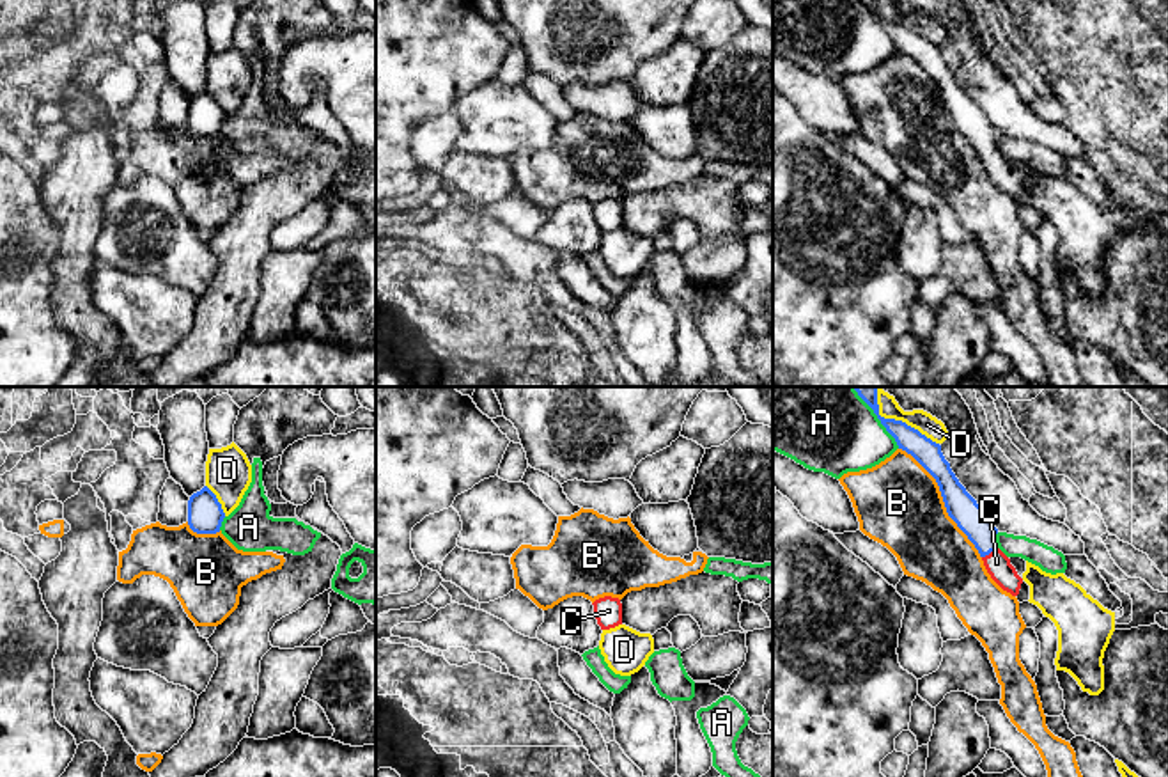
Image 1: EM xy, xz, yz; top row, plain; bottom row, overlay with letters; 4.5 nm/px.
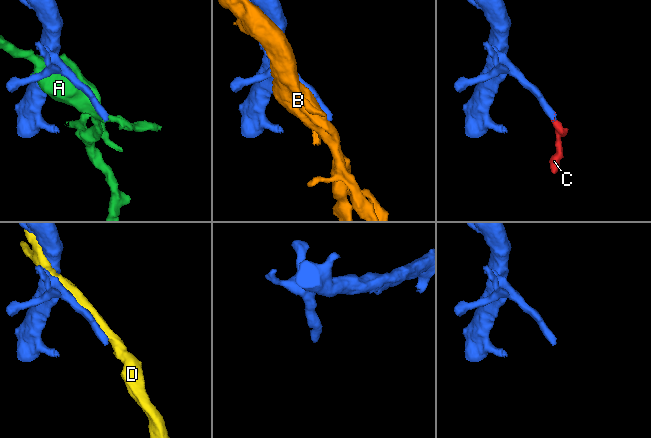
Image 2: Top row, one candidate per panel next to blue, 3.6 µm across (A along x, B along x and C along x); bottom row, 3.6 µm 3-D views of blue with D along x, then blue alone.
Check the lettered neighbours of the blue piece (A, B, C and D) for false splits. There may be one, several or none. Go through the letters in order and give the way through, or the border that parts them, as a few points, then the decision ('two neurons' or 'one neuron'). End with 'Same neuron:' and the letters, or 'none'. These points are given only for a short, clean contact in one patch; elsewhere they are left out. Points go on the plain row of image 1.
A: two neurons
B: two neurons
C: runs through yz (961, 109), (982, 135), (989, 155), (996, 165); one neuron
D: two neurons
Same neuron: C

